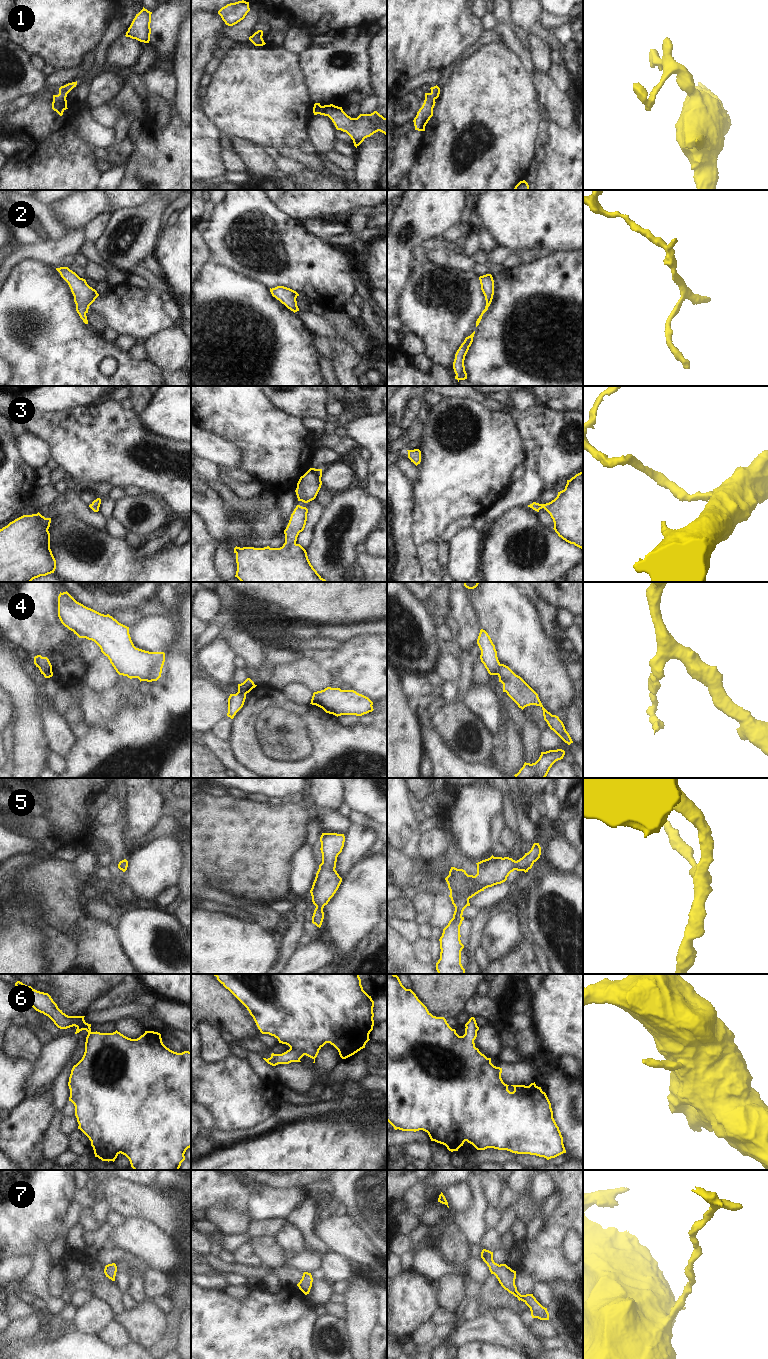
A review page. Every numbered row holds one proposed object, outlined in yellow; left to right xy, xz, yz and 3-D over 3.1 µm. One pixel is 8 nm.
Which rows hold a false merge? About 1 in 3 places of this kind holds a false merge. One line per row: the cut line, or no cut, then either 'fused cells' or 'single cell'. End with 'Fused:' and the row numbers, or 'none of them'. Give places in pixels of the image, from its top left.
1: no cut | single cell
2: no cut | single cell
3: no cut | single cell
4: yz (500, 664), (497, 674) | fused cells
5: no cut | single cell
6: no cut | single cell
7: no cut | single cell
Fused: 4

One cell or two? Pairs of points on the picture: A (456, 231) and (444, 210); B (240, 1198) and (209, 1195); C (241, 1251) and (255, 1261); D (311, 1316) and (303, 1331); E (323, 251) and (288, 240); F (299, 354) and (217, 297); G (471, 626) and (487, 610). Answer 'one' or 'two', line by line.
A: two
B: one
C: one
D: one
E: one
F: one
G: two

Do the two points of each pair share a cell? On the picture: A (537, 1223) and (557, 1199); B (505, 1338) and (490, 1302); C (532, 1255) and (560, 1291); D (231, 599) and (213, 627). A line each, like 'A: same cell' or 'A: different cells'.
A: same cell
B: different cells
C: different cells
D: same cell

